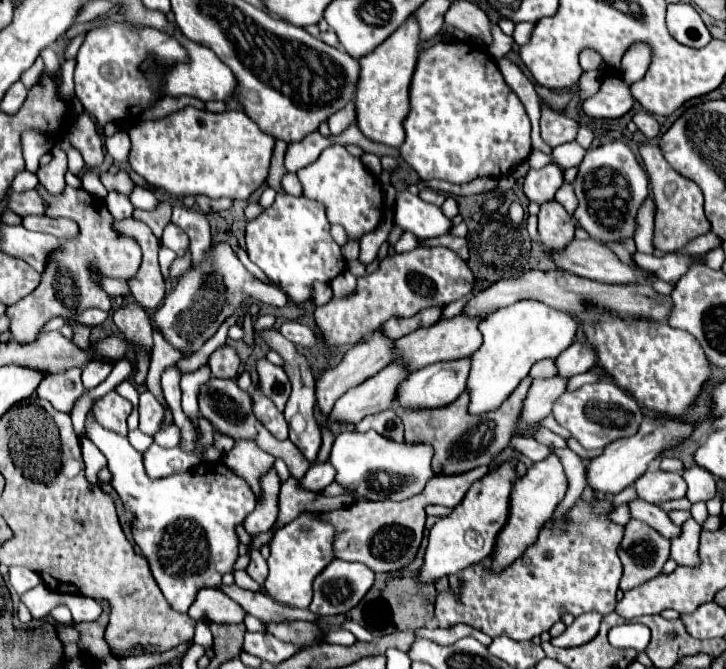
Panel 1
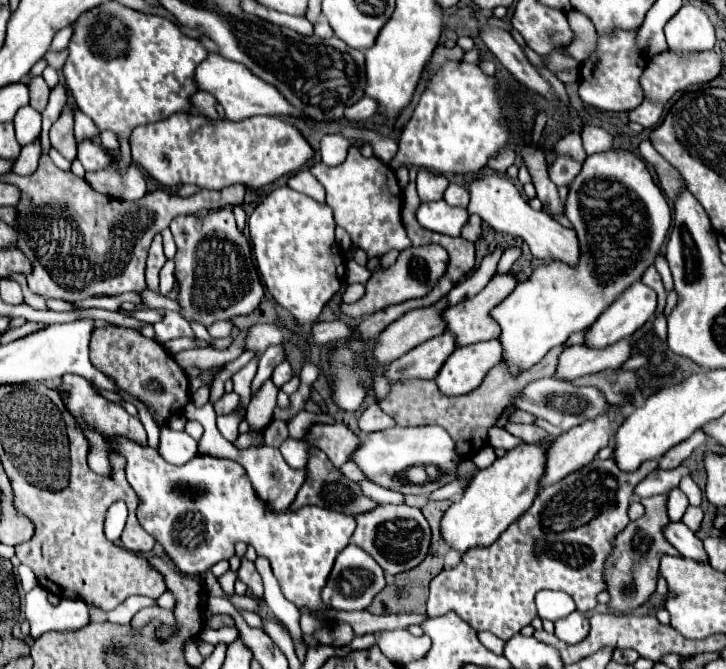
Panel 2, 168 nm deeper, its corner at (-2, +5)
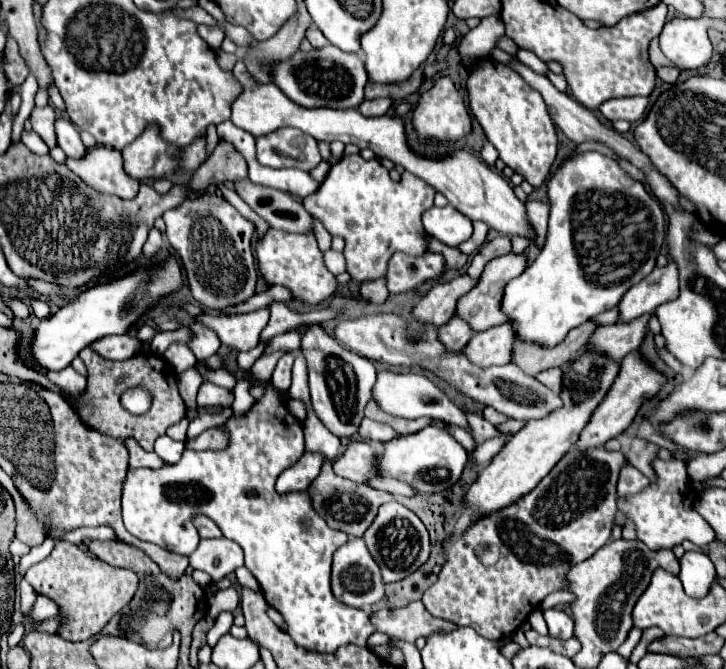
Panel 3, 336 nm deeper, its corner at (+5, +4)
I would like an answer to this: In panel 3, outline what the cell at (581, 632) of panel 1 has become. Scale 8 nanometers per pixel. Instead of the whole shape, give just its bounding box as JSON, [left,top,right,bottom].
[543,609,573,639]

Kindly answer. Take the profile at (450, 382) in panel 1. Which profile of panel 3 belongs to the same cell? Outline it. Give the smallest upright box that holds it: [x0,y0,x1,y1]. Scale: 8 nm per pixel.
[463,323,517,367]

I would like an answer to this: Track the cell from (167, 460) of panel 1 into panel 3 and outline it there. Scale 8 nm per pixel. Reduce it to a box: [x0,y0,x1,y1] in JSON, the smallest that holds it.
[155,435,185,465]

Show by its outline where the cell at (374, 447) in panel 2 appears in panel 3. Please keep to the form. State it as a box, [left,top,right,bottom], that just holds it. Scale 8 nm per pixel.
[377,427,469,493]

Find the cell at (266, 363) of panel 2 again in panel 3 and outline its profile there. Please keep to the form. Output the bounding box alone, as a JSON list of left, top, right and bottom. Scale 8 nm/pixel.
[265,331,301,353]

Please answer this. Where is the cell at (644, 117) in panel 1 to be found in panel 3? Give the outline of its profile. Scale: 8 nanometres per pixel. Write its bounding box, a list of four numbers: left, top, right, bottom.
[599,97,649,123]

